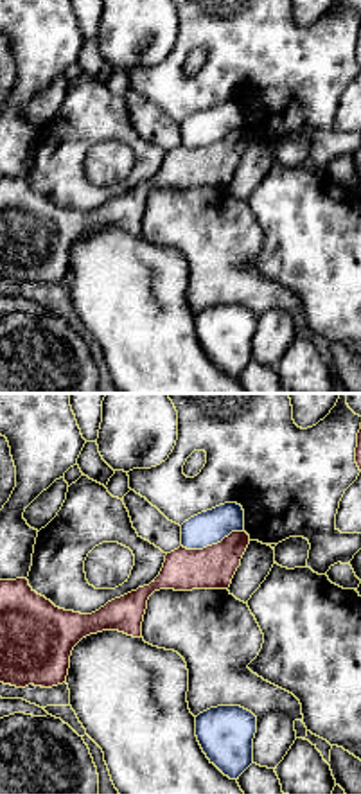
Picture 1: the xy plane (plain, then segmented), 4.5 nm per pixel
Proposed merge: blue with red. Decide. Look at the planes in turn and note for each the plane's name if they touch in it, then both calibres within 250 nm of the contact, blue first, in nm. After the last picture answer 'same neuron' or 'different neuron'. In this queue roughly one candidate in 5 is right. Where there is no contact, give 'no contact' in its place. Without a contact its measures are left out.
xy | 150/190 nm

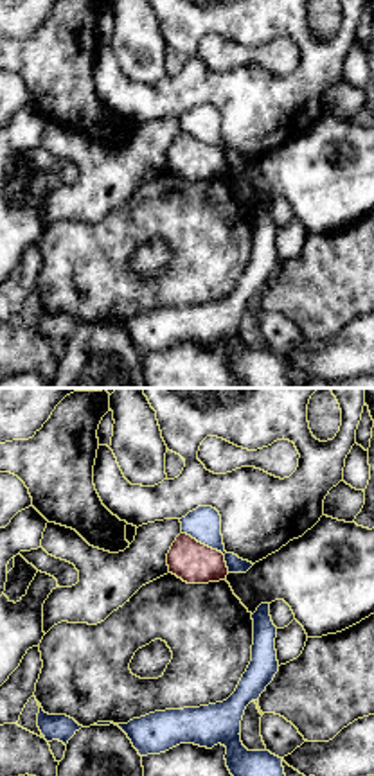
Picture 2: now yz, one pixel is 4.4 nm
yz | 150/190 nm

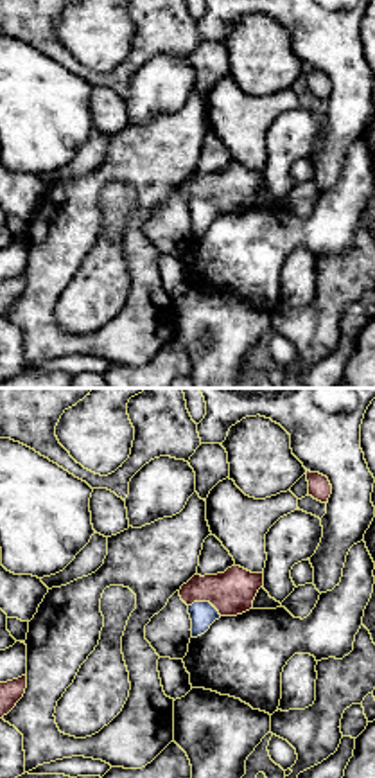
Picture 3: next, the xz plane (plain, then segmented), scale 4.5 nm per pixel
xz | 110/200 nm

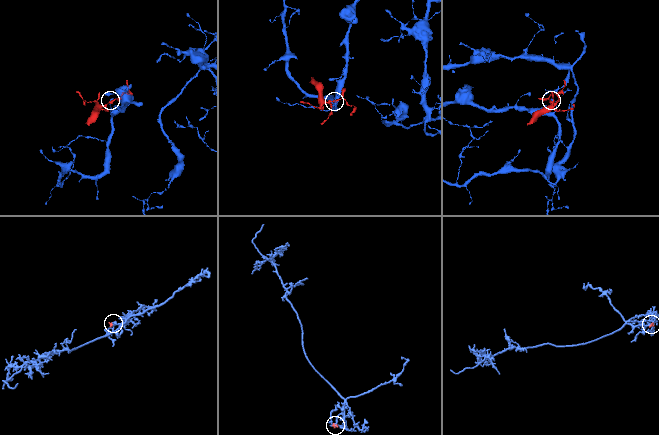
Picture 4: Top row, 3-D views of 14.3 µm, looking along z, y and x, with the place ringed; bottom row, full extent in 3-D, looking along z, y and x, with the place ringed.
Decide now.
different neuron

